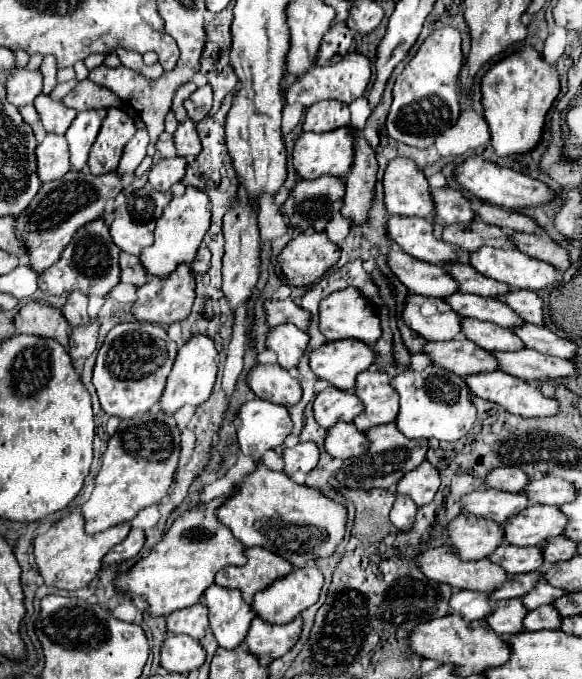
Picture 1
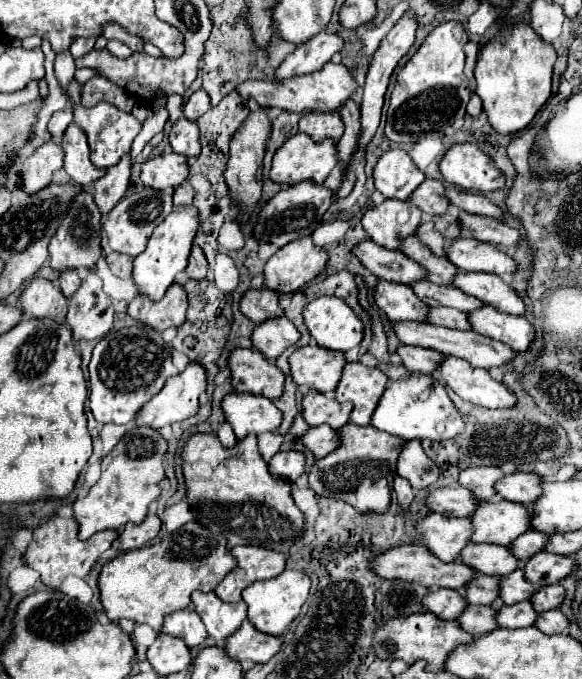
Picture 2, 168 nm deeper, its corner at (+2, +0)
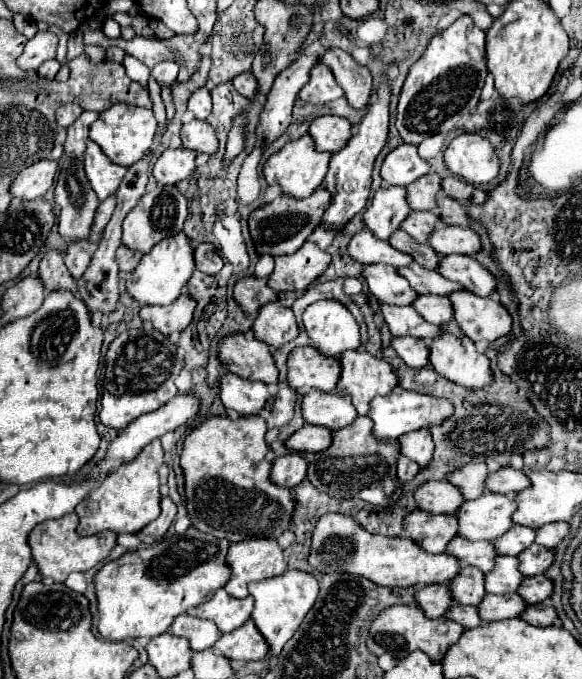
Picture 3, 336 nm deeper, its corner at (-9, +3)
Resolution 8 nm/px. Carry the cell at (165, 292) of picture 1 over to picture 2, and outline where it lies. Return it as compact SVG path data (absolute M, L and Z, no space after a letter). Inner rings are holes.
M172 284L164 298L160 302L152 302L150 298L144 298L144 294L138 294L130 304L128 304L128 314L158 330L164 332L170 326L182 326L186 320L186 310L188 310L188 298L186 298L186 290L180 284Z

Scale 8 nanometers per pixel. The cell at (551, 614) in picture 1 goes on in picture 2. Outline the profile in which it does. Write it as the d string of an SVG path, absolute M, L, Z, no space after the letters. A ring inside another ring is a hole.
M520 602L514 606L500 606L498 626L502 628L528 628L534 626L538 612L532 610L532 602Z

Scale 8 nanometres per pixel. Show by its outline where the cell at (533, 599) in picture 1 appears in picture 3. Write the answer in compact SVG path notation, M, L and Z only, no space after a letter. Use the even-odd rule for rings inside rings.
M499 555L499 559L495 559L495 567L489 573L485 573L485 591L497 593L497 595L517 591L523 579L517 565L519 565L517 557Z

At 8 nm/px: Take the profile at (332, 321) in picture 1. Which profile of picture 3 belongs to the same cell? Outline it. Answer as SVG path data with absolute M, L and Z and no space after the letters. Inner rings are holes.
M317 301L309 305L303 313L303 327L311 345L327 357L361 345L359 325L339 301Z

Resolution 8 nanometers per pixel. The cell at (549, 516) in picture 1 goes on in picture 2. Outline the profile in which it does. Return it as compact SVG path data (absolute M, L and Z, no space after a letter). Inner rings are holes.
M484 502L472 516L472 542L484 540L498 546L510 546L520 534L532 530L528 526L528 508L516 502Z

